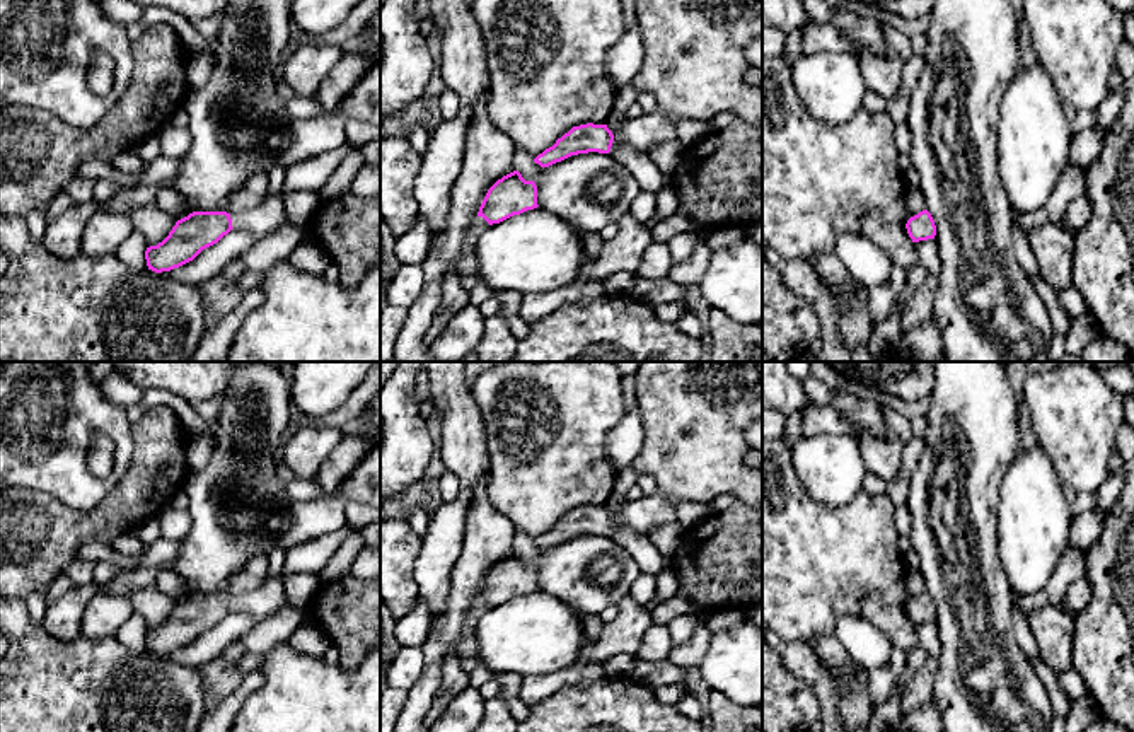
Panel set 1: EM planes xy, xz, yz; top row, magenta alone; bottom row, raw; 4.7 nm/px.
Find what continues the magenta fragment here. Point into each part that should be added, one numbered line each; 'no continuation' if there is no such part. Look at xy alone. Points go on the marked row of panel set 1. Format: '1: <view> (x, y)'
1: xy (270, 215)

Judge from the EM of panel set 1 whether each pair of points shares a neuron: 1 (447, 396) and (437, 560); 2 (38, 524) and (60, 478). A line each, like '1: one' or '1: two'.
1: one
2: two

